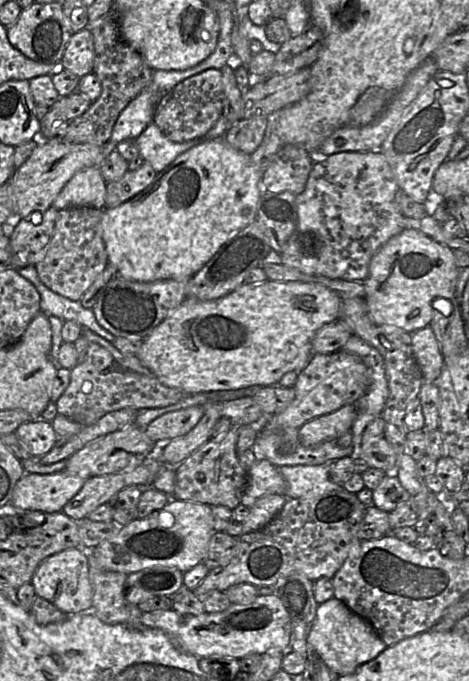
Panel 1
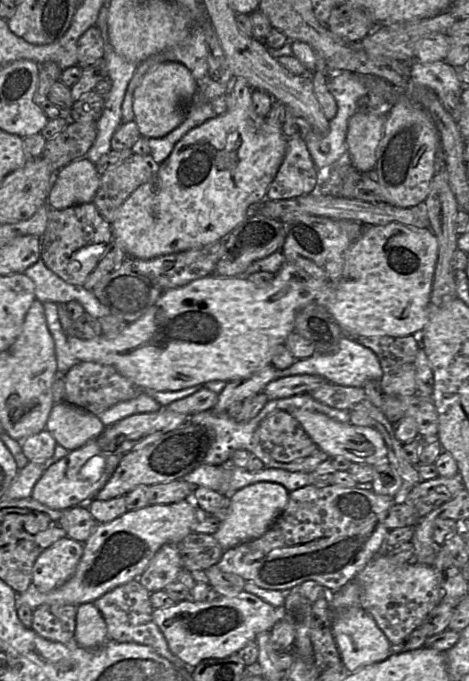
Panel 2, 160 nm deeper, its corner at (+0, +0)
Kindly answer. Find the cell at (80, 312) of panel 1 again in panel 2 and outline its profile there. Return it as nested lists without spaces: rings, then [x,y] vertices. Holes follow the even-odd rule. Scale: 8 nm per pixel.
[[[42,259],[28,267],[23,274],[33,281],[35,297],[41,303],[51,301],[67,304],[71,300],[76,300],[85,312],[97,319],[110,314],[110,310],[96,298],[93,291],[65,282],[48,269]]]

